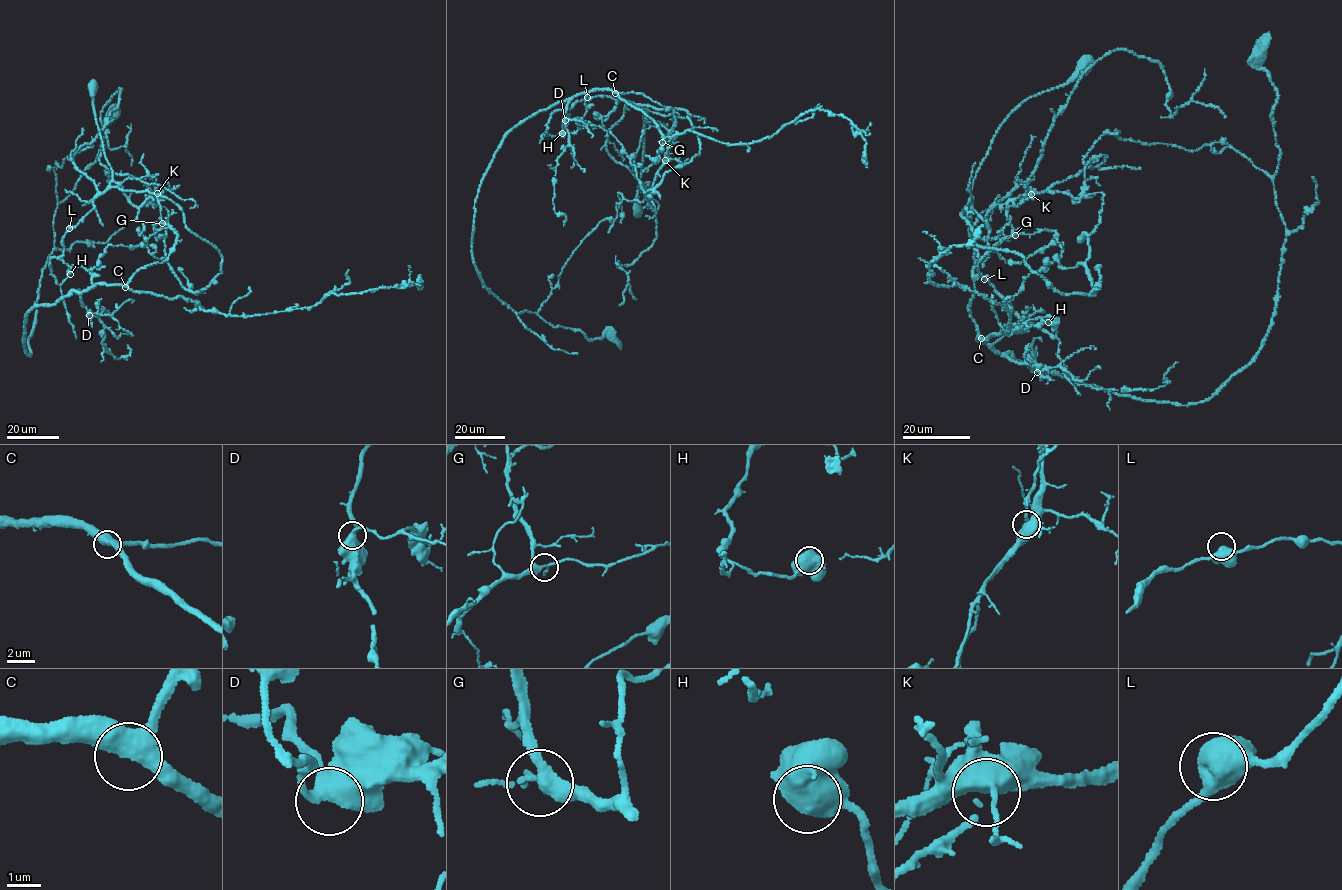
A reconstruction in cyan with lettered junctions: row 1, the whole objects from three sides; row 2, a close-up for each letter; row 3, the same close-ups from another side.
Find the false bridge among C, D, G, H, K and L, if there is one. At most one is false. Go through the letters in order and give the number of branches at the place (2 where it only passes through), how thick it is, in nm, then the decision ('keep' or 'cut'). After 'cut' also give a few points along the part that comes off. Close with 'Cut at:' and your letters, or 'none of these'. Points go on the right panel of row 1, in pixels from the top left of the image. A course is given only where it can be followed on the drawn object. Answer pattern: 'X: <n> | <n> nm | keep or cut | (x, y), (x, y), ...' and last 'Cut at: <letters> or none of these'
C: 3 | 440 nm | keep
D: 3 | 400 nm | keep
G: 4 | 320 nm | keep
H: 3 | 460 nm | keep
K: 4 | 480 nm | cut | (1031, 194), (993, 205), (990, 230), (960, 213), (973, 240), (1060, 293), (1095, 290), (1059, 260), (1011, 312)
L: 3 | 500 nm | keep
Cut at: K

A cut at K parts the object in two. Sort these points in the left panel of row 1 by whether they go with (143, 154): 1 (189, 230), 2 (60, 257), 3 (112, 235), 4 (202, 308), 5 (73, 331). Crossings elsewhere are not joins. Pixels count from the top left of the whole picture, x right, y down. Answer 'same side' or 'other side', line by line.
1: same side
2: same side
3: other side
4: other side
5: same side

